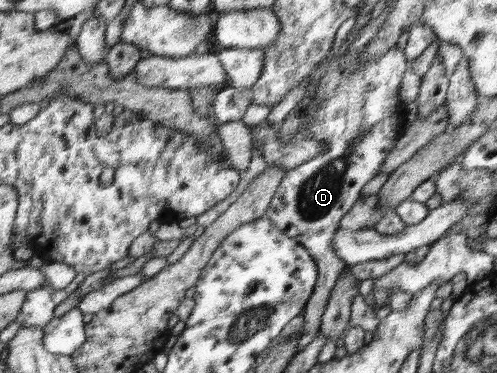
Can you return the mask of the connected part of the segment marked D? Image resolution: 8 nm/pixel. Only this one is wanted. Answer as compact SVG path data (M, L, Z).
M394 46L381 58L362 60L360 56L361 53L349 56L347 51L340 58L333 58L329 71L312 90L315 96L311 96L313 100L307 105L304 114L314 118L310 130L311 139L327 147L319 156L286 172L265 214L287 236L300 241L318 265L318 282L311 294L310 303L306 304L303 334L298 340L295 356L321 330L323 312L345 268L346 262L339 258L333 245L338 224L354 203L362 198L361 189L381 172L382 164L397 146L397 140L393 138L399 130L399 84L408 67L406 54Z

